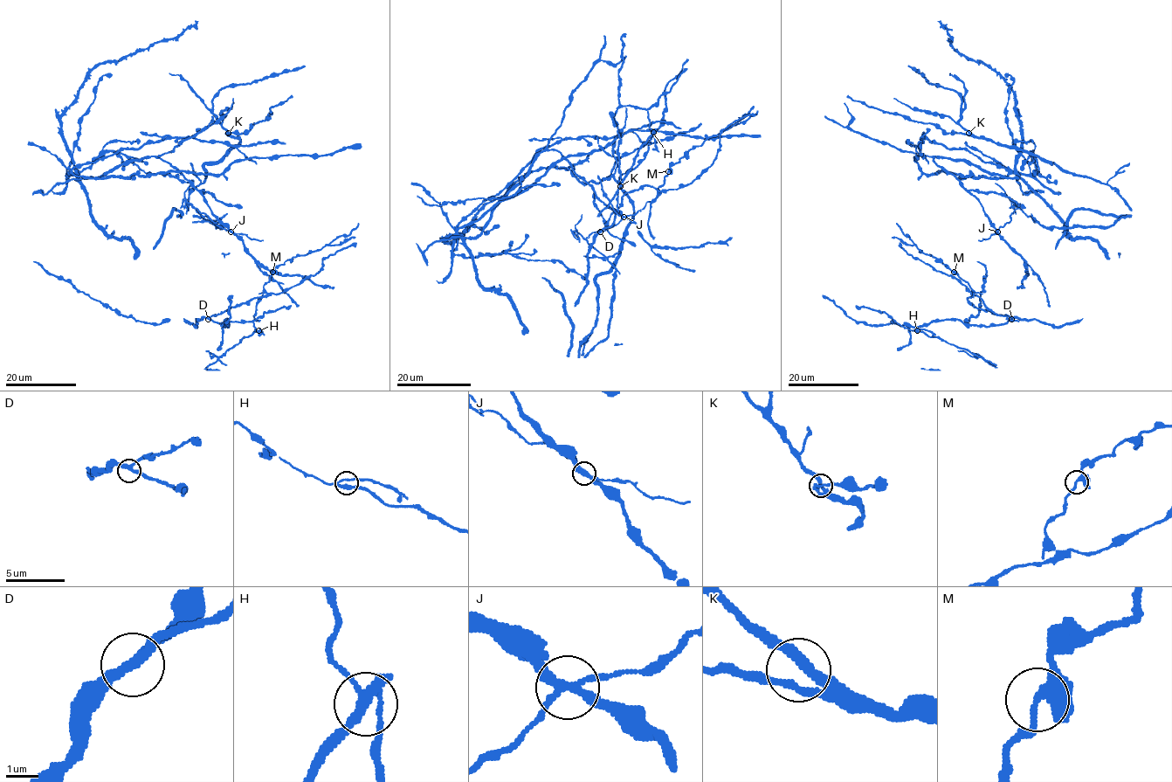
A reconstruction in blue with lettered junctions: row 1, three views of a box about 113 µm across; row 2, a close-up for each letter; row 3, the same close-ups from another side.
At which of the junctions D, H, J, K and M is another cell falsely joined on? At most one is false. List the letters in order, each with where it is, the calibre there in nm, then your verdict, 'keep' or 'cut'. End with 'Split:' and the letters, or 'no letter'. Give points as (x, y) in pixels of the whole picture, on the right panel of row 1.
D: place (1011, 319); calibre 280 nm; keep
H: place (917, 330); calibre 240 nm; keep
J: place (997, 231); calibre 280 nm; keep
K: place (968, 133); calibre 240 nm; keep
M: place (954, 272); calibre 340 nm; keep
Split: no letter

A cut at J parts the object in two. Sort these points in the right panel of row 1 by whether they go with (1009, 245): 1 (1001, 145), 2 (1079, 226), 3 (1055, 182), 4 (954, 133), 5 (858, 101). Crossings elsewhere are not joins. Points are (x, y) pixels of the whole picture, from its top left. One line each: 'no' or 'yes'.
1: no
2: no
3: yes
4: no
5: no

